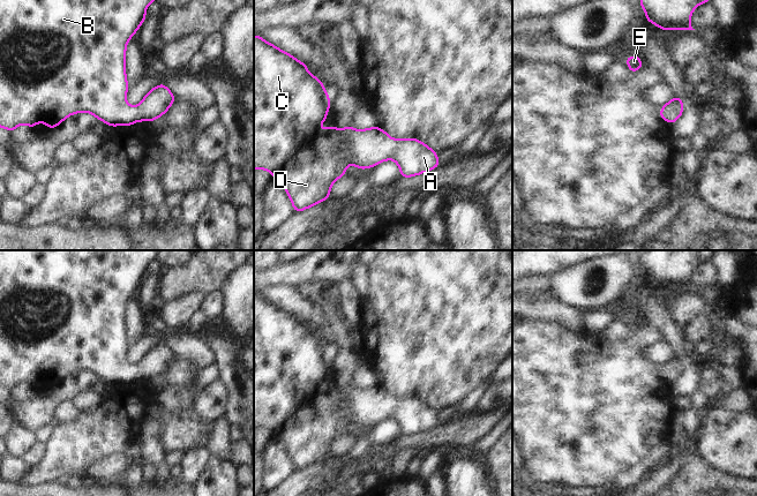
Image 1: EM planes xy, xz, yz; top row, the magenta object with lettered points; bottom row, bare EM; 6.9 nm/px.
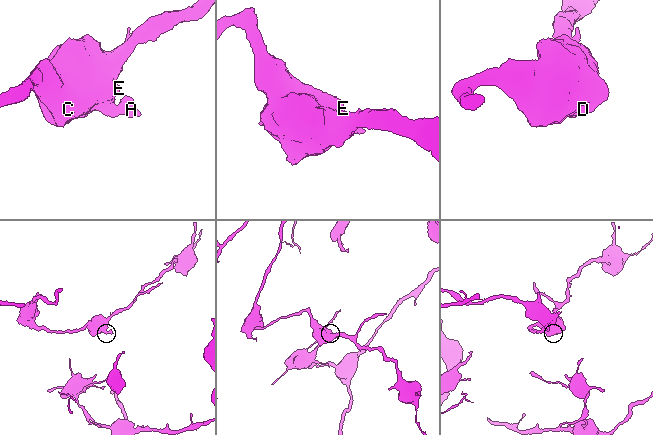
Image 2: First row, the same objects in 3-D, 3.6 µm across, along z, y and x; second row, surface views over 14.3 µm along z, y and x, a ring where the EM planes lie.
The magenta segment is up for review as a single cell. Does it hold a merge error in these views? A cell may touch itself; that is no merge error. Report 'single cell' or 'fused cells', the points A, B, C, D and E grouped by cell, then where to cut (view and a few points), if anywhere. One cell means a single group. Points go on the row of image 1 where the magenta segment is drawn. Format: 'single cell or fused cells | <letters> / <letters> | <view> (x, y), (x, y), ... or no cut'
single cell | A B C D E | no cut

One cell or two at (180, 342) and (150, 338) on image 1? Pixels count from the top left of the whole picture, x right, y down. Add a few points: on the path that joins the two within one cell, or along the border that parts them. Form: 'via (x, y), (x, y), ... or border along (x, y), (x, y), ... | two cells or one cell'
via (173, 339), (157, 338) | one cell

